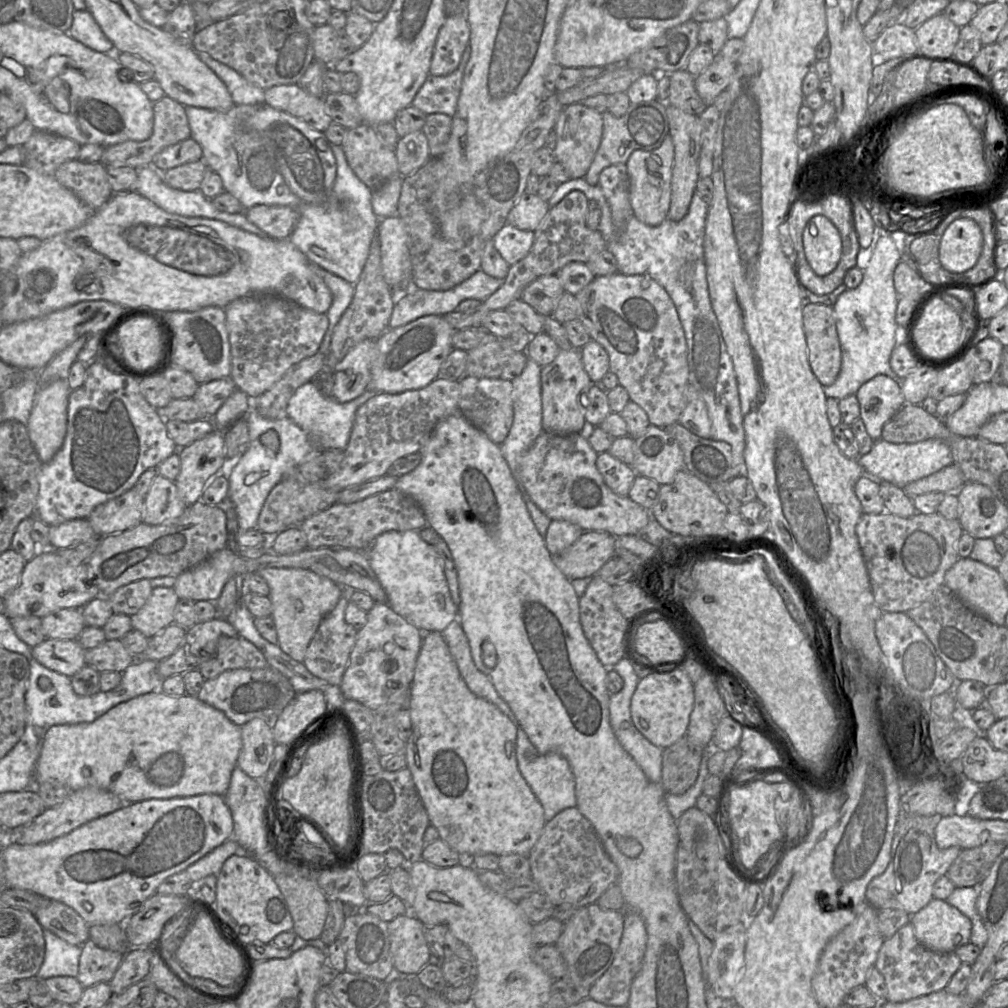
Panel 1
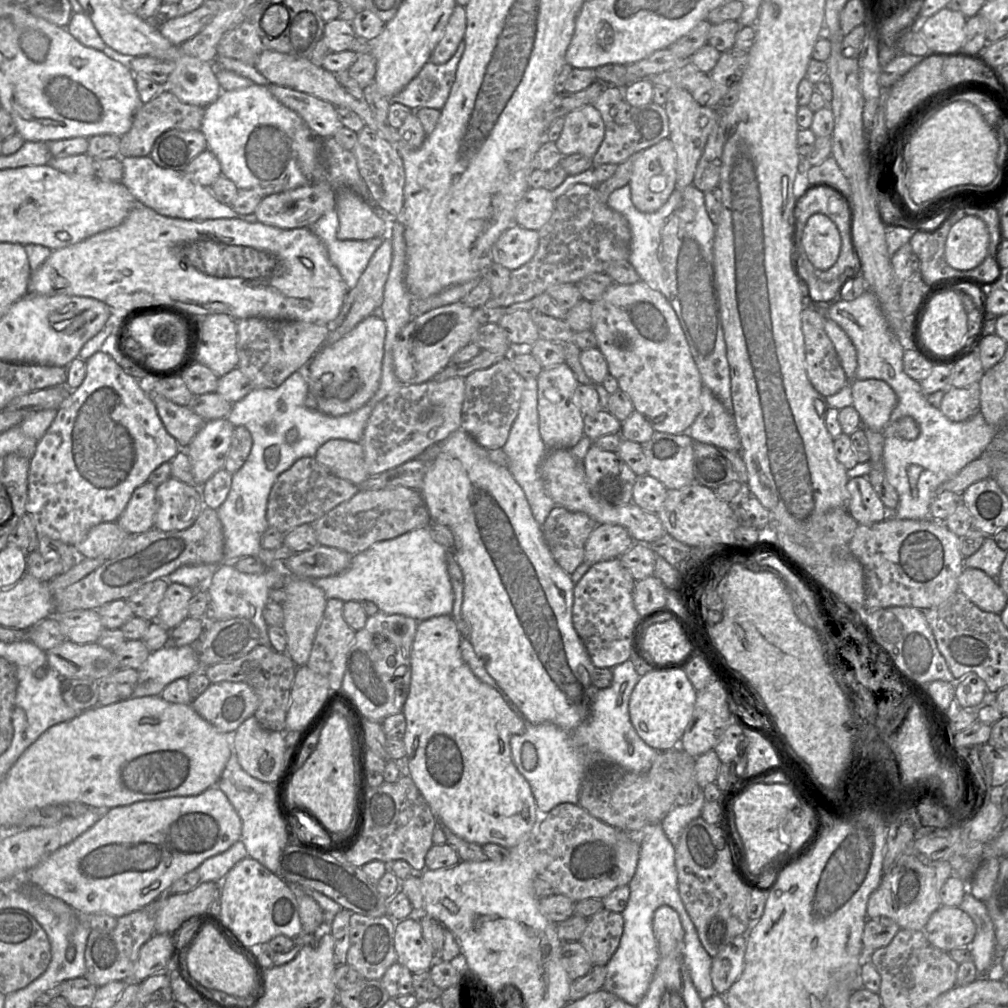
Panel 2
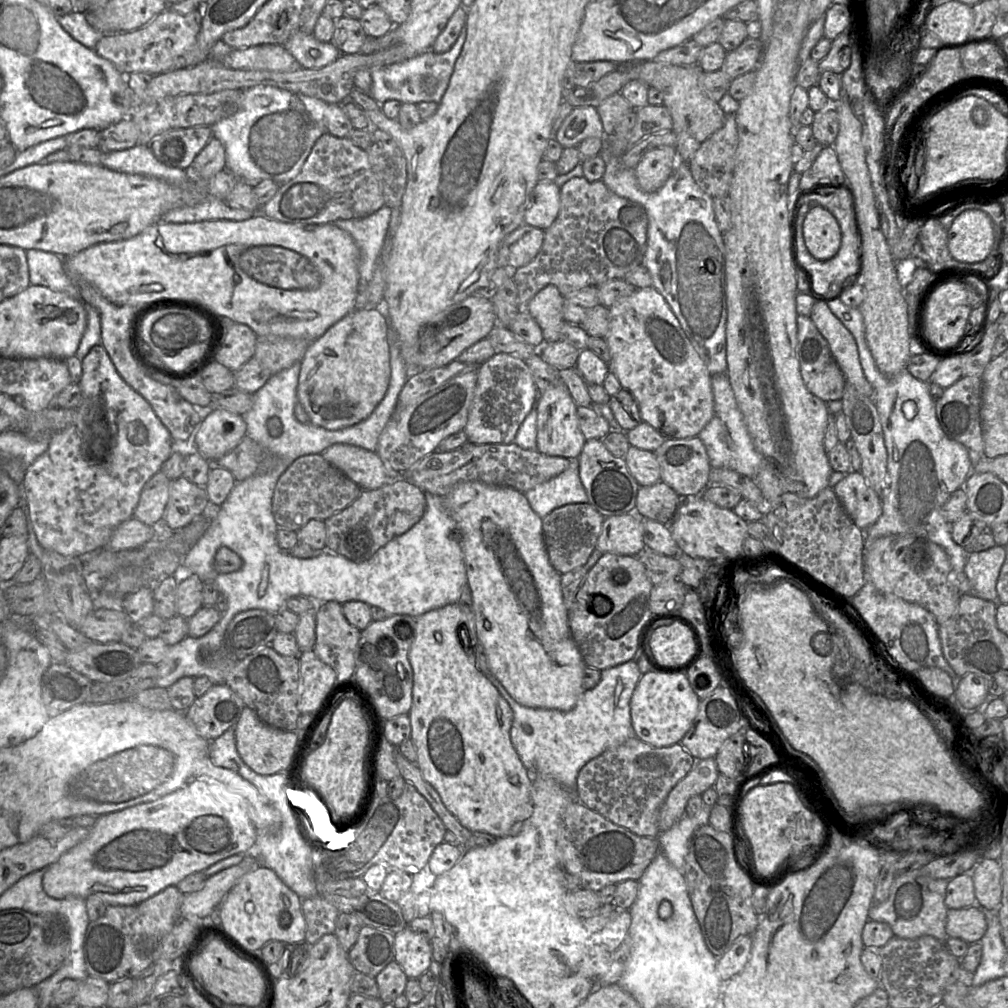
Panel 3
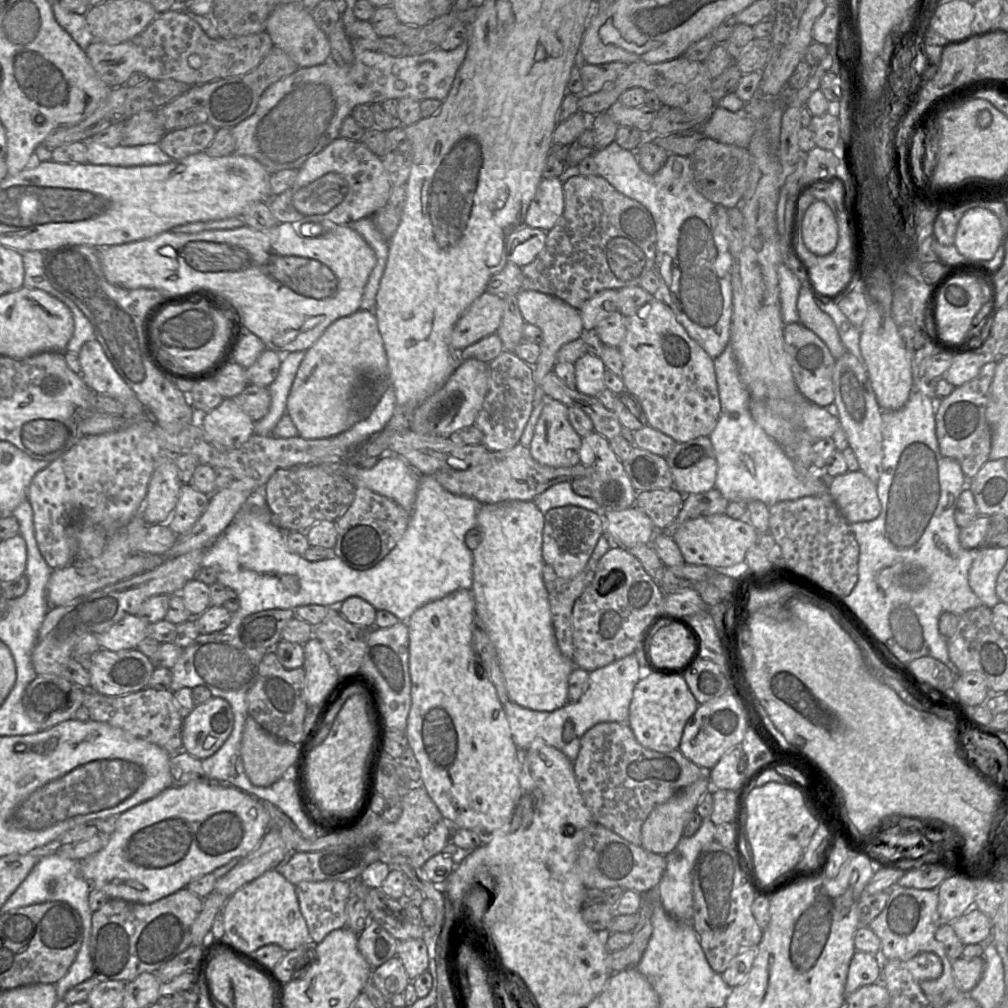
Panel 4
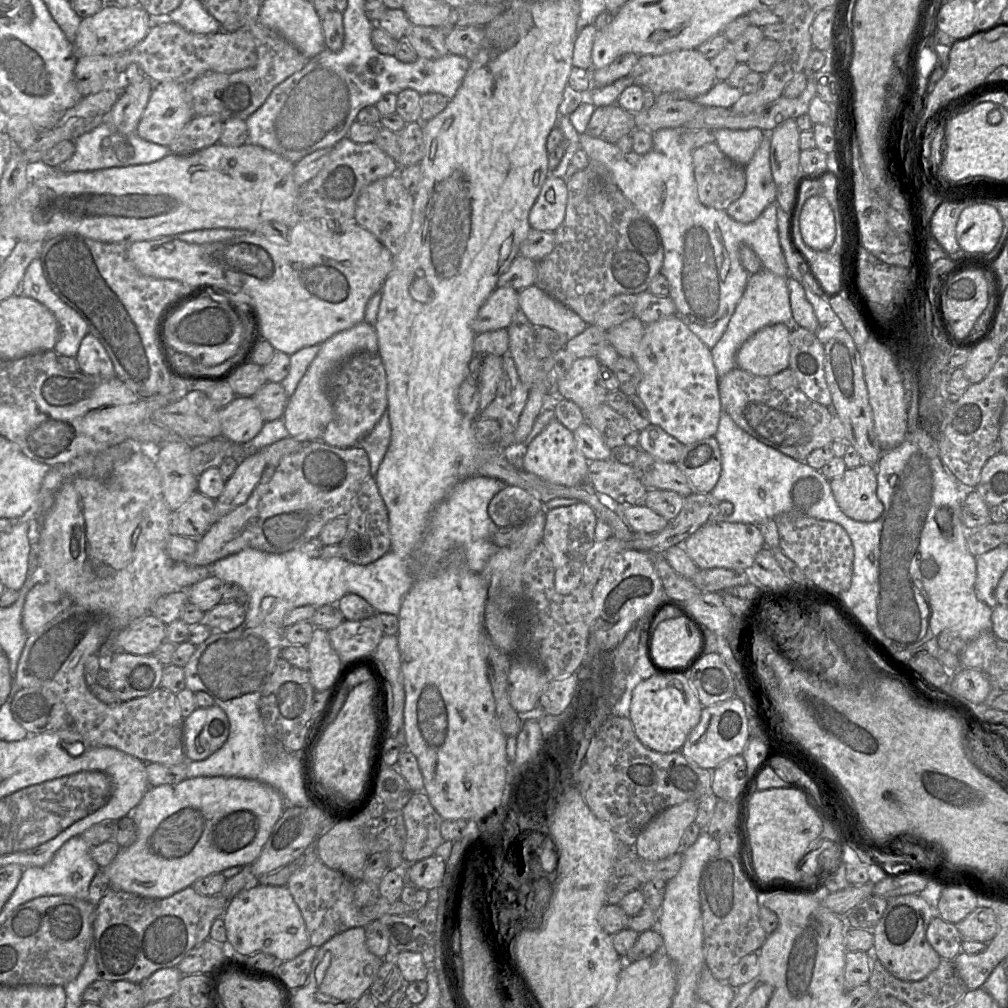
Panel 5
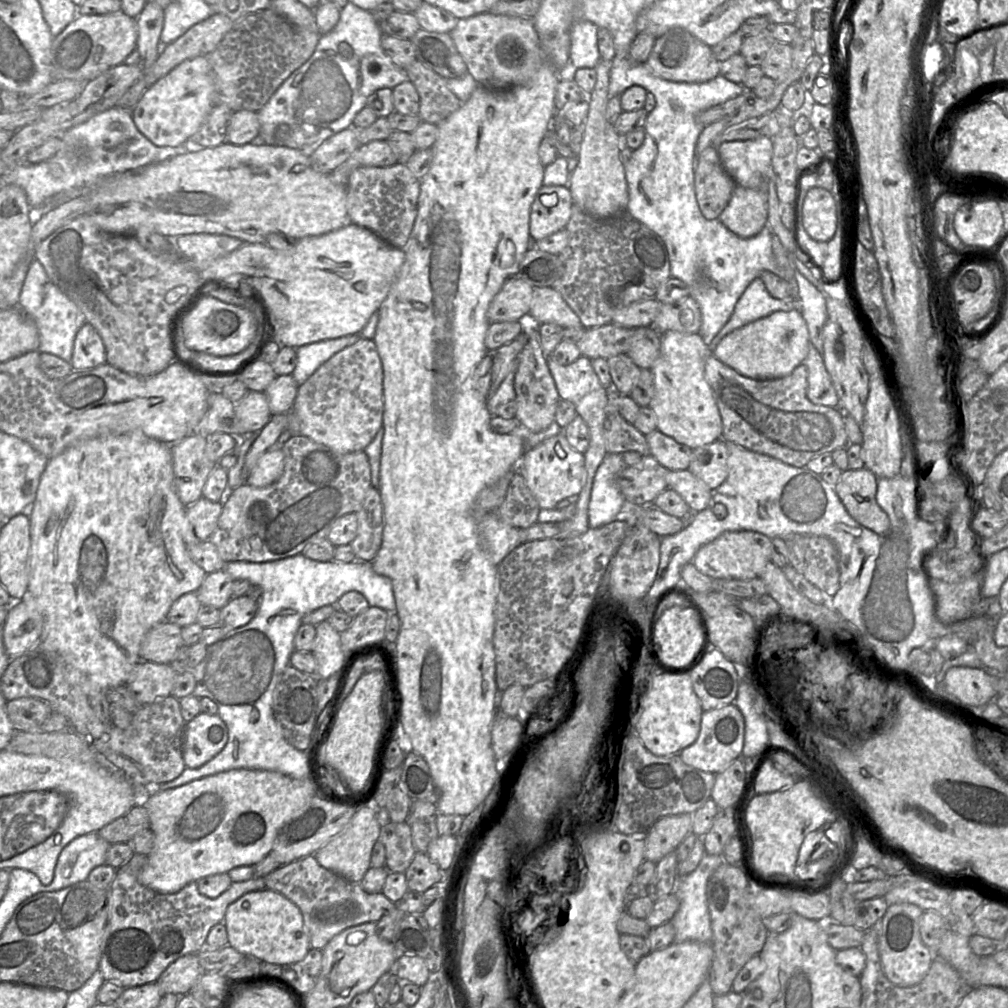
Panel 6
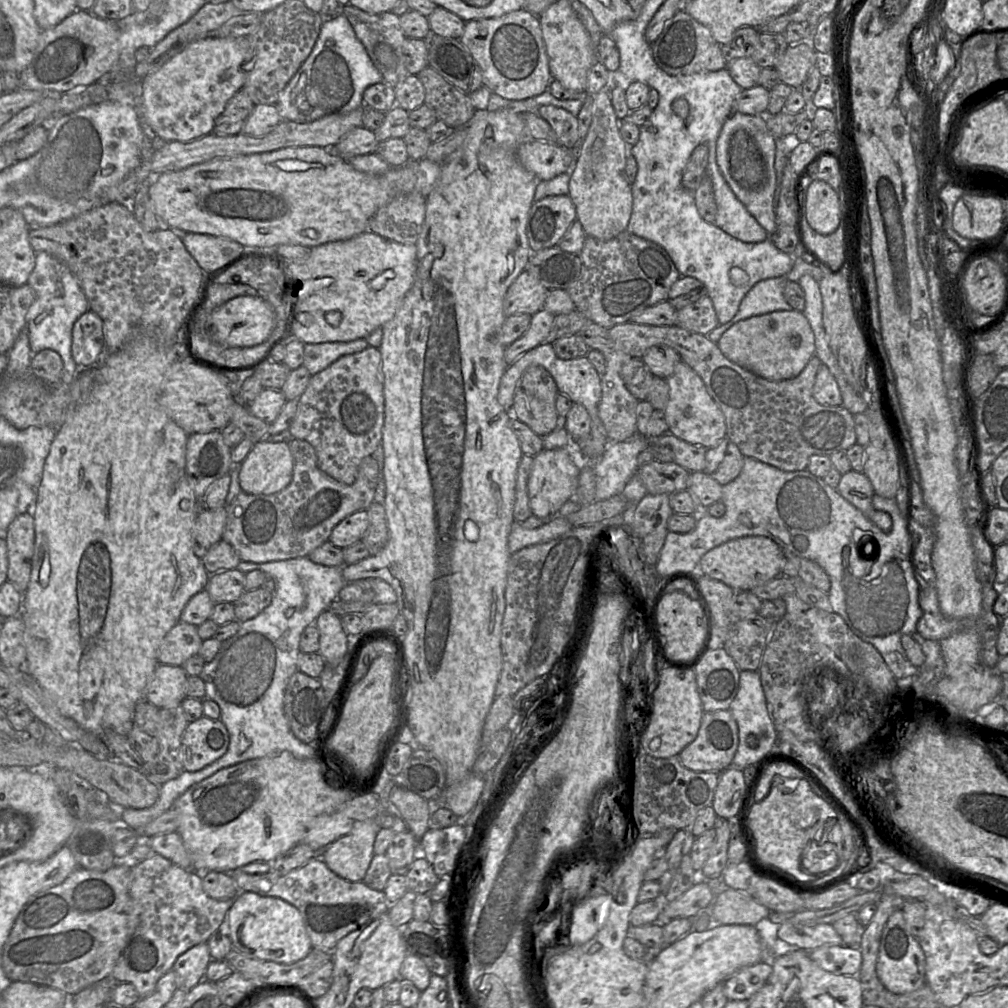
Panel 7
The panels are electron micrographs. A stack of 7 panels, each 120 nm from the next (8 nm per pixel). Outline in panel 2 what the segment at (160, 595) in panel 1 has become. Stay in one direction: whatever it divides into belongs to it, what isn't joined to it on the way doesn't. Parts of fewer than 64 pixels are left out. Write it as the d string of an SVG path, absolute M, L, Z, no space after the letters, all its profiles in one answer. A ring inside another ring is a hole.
M169 583L155 621L171 630L189 617L188 606L195 590L180 583Z

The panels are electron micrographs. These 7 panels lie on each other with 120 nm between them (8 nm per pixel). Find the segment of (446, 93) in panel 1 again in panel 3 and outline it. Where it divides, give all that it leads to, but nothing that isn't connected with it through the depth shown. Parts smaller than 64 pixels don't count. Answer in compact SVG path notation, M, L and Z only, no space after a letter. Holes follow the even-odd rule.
M467 19L457 41L449 51L435 53L428 50L399 63L369 69L372 77L369 95L381 105L388 100L398 100L401 103L413 104L420 102L436 102L439 104L449 86L456 61L462 52L466 38Z

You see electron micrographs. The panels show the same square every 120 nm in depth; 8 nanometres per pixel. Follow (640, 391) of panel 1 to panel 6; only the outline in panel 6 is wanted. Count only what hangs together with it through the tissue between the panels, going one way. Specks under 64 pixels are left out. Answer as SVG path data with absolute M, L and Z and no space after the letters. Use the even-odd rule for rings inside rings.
M671 330L661 333L660 342L659 356L650 368L654 394L648 405L656 414L657 430L691 449L722 439L720 411L704 373L705 360L712 352L708 341L698 333Z

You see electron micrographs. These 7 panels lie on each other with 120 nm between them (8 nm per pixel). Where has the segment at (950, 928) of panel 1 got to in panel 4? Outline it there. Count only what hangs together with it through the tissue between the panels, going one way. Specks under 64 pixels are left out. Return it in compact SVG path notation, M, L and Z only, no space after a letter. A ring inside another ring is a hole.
M975 906L951 924L964 945L992 939L992 920Z

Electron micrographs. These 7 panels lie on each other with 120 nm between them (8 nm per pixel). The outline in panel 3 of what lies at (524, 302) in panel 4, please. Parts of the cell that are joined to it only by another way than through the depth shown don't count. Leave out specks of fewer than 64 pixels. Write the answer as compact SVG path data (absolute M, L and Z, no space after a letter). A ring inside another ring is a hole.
M549 285L540 290L525 307L534 320L538 323L542 330L544 343L553 343L561 340L561 328L564 323L563 319L564 297L560 294L556 287Z

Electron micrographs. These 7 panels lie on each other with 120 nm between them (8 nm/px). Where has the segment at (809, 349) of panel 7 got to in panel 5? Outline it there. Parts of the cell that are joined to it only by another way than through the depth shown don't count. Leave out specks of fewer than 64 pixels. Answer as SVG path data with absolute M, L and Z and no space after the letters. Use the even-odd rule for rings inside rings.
M778 323L766 326L756 332L739 348L736 354L736 367L757 376L772 376L789 367L790 331L796 325Z

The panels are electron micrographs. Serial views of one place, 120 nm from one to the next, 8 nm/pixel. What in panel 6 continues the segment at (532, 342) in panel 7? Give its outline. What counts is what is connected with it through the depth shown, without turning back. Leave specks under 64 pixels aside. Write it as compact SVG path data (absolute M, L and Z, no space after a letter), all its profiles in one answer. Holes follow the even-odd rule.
M524 332L519 334L510 343L507 343L494 351L488 351L492 361L491 383L487 399L495 393L499 385L511 369L513 361L524 348L526 336Z

